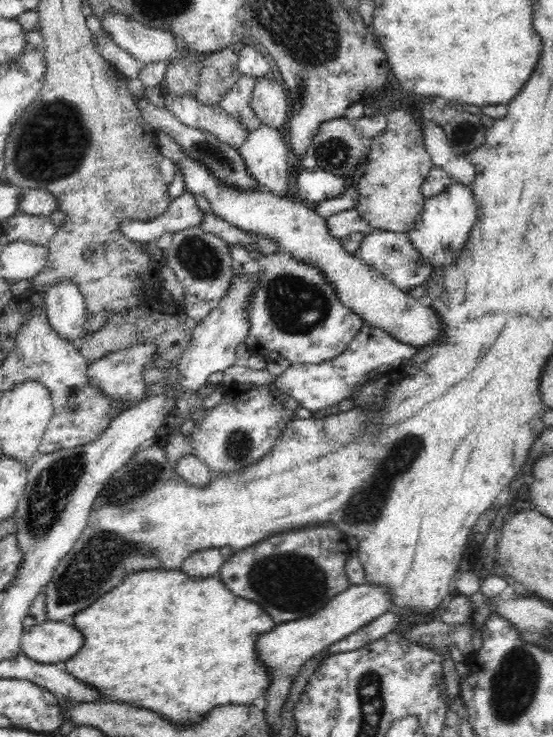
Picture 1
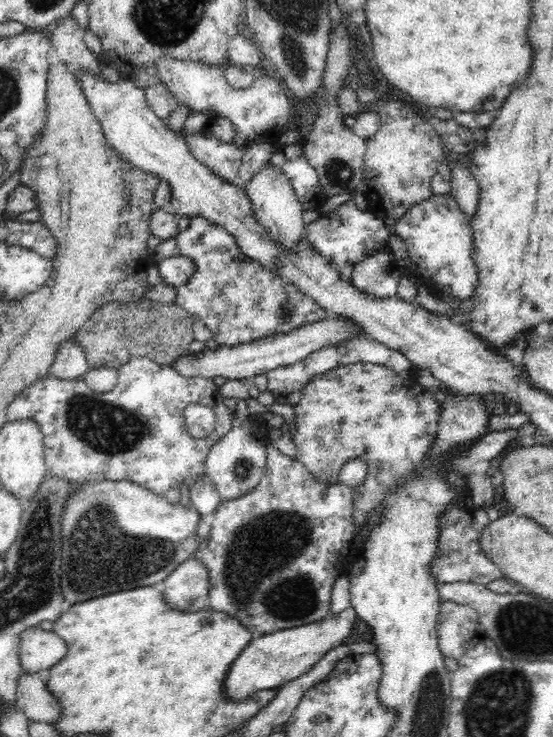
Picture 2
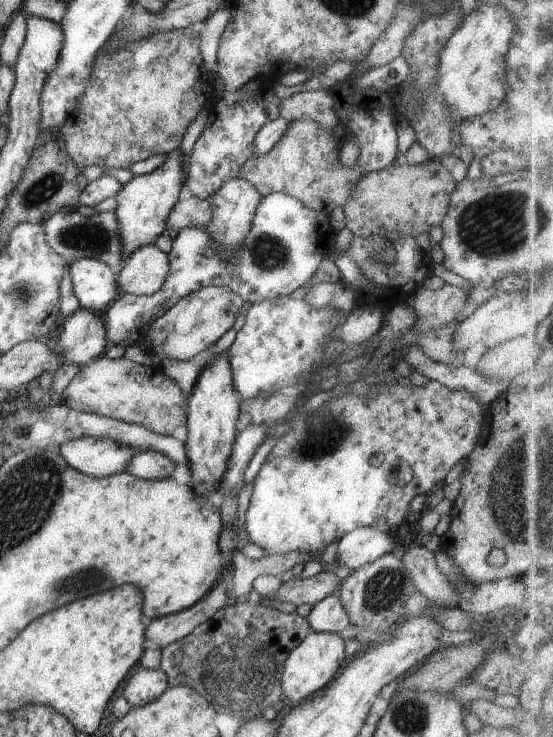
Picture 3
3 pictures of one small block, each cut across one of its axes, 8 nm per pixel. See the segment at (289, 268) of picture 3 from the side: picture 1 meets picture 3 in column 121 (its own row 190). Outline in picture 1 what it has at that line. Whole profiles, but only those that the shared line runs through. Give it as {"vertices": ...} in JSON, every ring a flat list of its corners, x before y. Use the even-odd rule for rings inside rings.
{"vertices":[[300,167,296,182,292,182,292,197,308,204,317,204,322,200,340,197,349,185,348,178,329,173,317,167]]}

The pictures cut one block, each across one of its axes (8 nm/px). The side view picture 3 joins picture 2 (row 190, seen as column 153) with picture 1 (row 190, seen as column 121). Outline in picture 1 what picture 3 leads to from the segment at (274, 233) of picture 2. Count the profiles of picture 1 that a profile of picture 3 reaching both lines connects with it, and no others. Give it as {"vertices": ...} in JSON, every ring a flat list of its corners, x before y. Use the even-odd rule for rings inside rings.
{"vertices":[[261,124,247,134,239,150,248,173,260,181,262,190,286,198,292,197,288,148,277,128]]}

